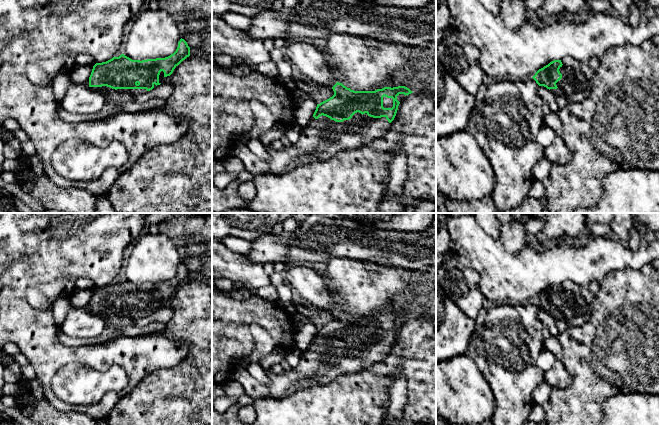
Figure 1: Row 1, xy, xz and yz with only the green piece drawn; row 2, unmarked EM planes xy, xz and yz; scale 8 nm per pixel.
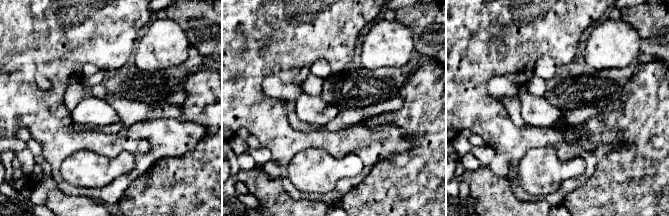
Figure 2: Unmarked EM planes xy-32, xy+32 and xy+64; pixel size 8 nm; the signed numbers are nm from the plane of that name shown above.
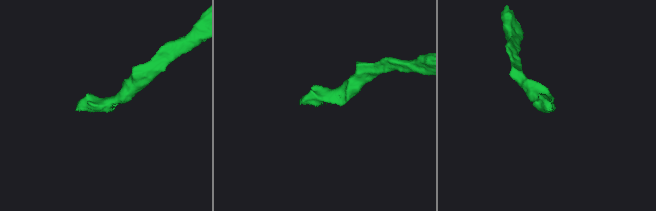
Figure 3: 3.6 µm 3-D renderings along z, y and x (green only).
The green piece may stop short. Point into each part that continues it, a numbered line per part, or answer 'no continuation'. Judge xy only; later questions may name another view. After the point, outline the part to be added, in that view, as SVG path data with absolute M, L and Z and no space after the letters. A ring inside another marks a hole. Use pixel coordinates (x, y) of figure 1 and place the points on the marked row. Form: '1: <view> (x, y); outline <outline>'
1: xy (103, 89); outline M102 86L102 87L90 87L93 91L98 91L100 93L106 93L106 92L119 92L119 93L125 93L125 94L133 94L133 95L139 95L139 94L143 94L146 93L147 90L146 89L112 89L110 87L107 86Z

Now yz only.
1: yz (576, 83); outline M570 56L563 57L561 59L562 66L559 71L562 74L562 78L556 83L557 89L550 89L550 92L556 96L565 96L568 102L580 102L589 97L595 71L599 65L597 58L590 58L587 61L579 61Z

